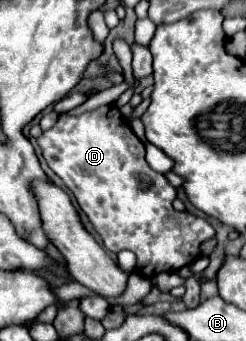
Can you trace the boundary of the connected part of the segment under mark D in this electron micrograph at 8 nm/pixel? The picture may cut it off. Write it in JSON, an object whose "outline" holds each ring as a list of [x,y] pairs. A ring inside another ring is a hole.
{"outline":[[[102,106],[94,112],[80,116],[60,114],[54,128],[46,130],[38,144],[48,166],[62,178],[66,188],[74,194],[80,208],[86,212],[94,230],[100,234],[104,246],[110,252],[132,250],[138,256],[138,272],[142,276],[156,276],[160,272],[176,272],[182,266],[192,264],[200,256],[200,244],[214,236],[214,228],[206,218],[178,212],[172,202],[176,198],[176,188],[168,180],[154,172],[144,160],[144,144],[136,140],[136,134],[130,128],[130,122],[120,114],[116,106]]]}

